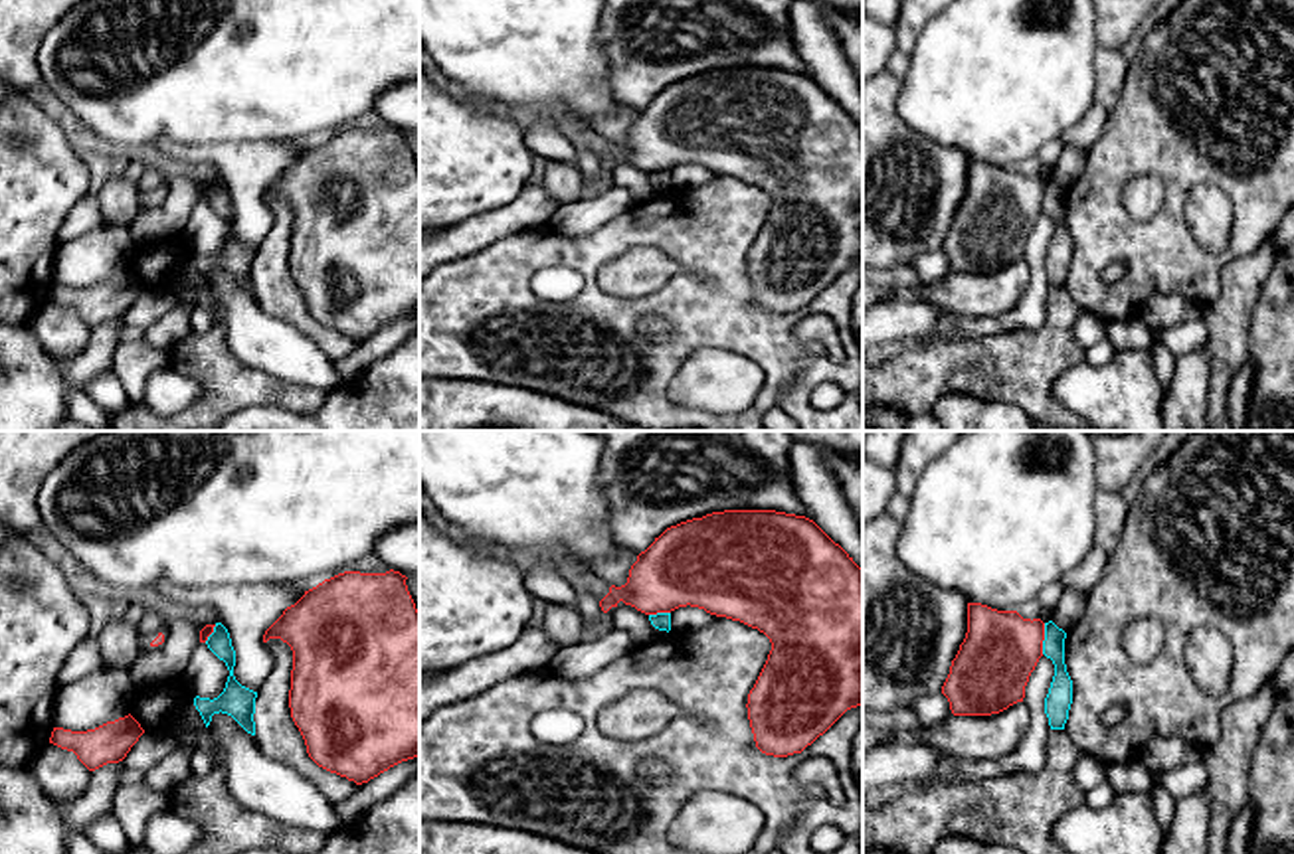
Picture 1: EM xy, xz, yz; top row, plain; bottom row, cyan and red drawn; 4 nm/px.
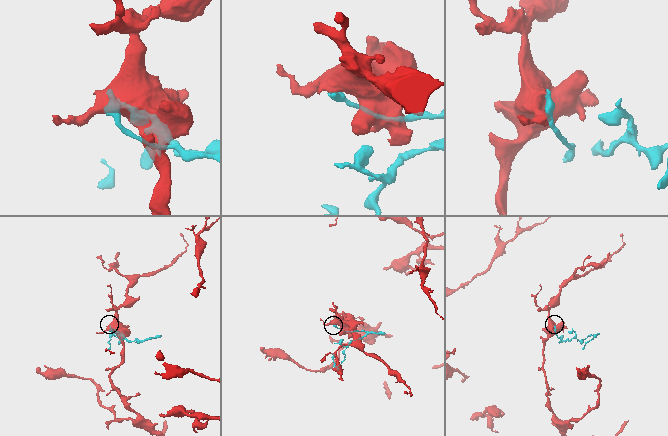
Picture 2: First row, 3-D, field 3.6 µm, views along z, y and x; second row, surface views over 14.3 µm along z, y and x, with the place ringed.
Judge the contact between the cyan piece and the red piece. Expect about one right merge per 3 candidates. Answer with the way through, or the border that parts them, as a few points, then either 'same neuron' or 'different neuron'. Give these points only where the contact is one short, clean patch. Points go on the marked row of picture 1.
border along yz (1045, 623), (1041, 653); different neuron

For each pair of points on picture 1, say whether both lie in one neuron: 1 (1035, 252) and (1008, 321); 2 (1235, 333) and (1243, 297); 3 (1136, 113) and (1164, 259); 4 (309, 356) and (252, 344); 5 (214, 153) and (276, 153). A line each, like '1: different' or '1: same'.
1: same
2: same
3: same
4: same
5: same

